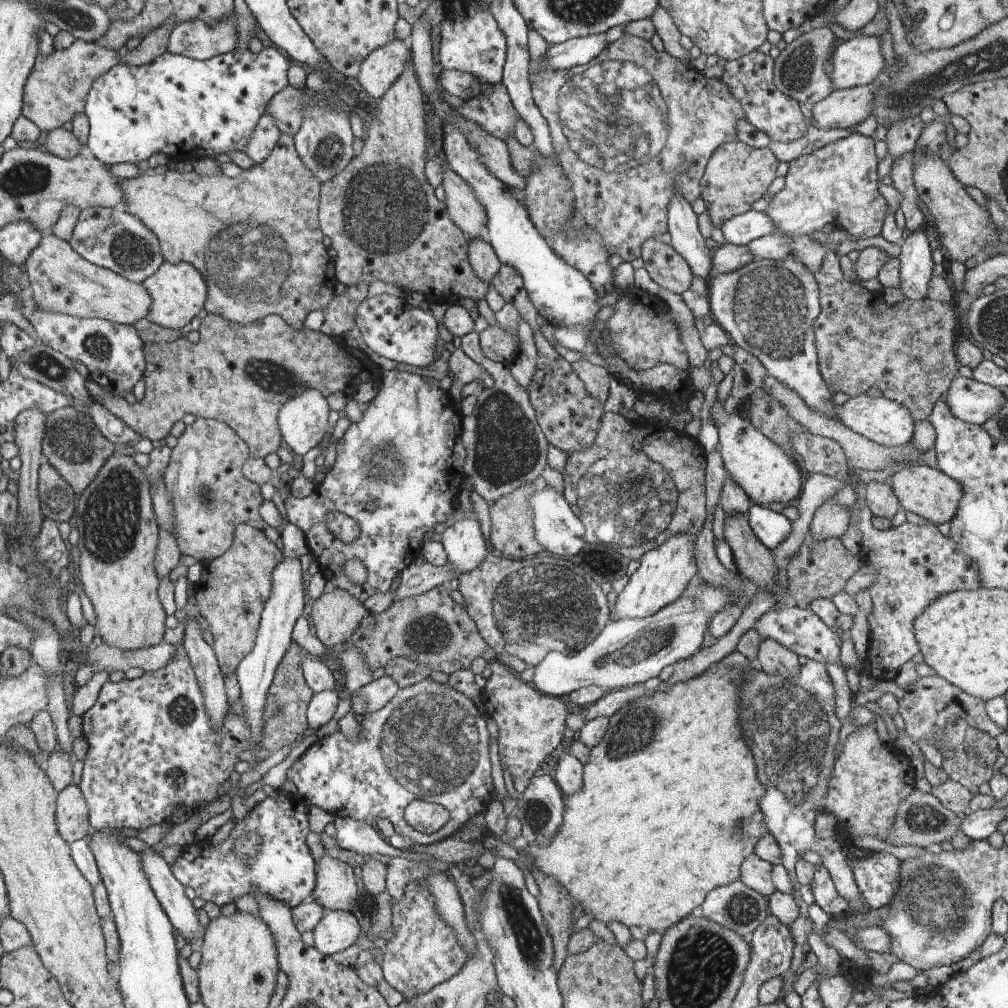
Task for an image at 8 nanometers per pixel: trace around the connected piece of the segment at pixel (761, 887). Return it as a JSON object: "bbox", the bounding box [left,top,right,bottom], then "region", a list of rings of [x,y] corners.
{"bbox":[738,854,776,897],"region":[[[752,854],[743,862],[741,877],[738,880],[765,897],[770,897],[776,892],[773,871],[774,866],[771,863],[761,859],[759,855]]]}

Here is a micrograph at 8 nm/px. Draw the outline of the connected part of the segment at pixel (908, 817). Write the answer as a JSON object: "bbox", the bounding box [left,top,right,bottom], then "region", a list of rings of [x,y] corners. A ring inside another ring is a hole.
{"bbox":[886,788,961,847],"region":[[[916,788],[900,803],[893,824],[895,832],[886,839],[886,842],[893,845],[910,844],[910,846],[920,847],[942,844],[942,842],[951,841],[952,836],[960,830],[961,822],[960,817],[947,809],[932,793],[925,793]]]}

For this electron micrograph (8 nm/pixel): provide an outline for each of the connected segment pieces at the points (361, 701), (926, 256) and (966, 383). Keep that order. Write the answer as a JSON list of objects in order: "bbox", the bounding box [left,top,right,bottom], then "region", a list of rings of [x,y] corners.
[{"bbox":[349,674,399,717],"region":[[[385,674],[382,678],[370,682],[368,686],[364,686],[362,690],[349,694],[352,701],[351,710],[356,717],[378,712],[396,697],[399,690],[398,684]]]},{"bbox":[900,229,934,301],"region":[[[924,229],[907,233],[900,245],[900,291],[910,301],[924,299],[934,266],[932,248]]]},{"bbox":[945,375,1007,425],"region":[[[957,375],[947,391],[945,402],[956,418],[982,425],[998,414],[1007,400],[1002,389]]]}]

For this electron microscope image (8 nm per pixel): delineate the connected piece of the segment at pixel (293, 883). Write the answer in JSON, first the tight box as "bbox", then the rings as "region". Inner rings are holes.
{"bbox":[171,790,317,908],"region":[[[278,790],[276,796],[266,798],[252,808],[243,820],[236,821],[222,844],[195,840],[191,845],[183,846],[171,870],[185,887],[190,886],[196,892],[197,897],[206,902],[214,902],[219,907],[236,902],[244,894],[253,896],[255,887],[294,908],[310,899],[317,881],[317,876],[314,876],[317,864],[306,846],[306,834],[308,816],[301,795],[290,796]],[[252,832],[256,832],[262,842],[258,846],[258,854],[246,864],[234,854],[233,846],[238,838]]]}

